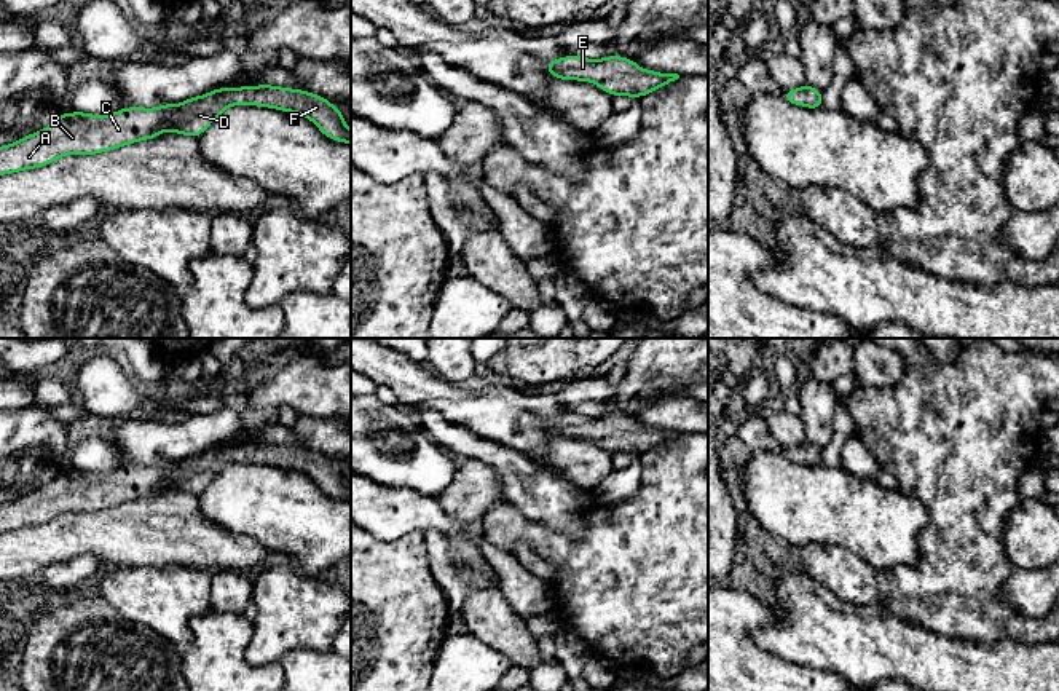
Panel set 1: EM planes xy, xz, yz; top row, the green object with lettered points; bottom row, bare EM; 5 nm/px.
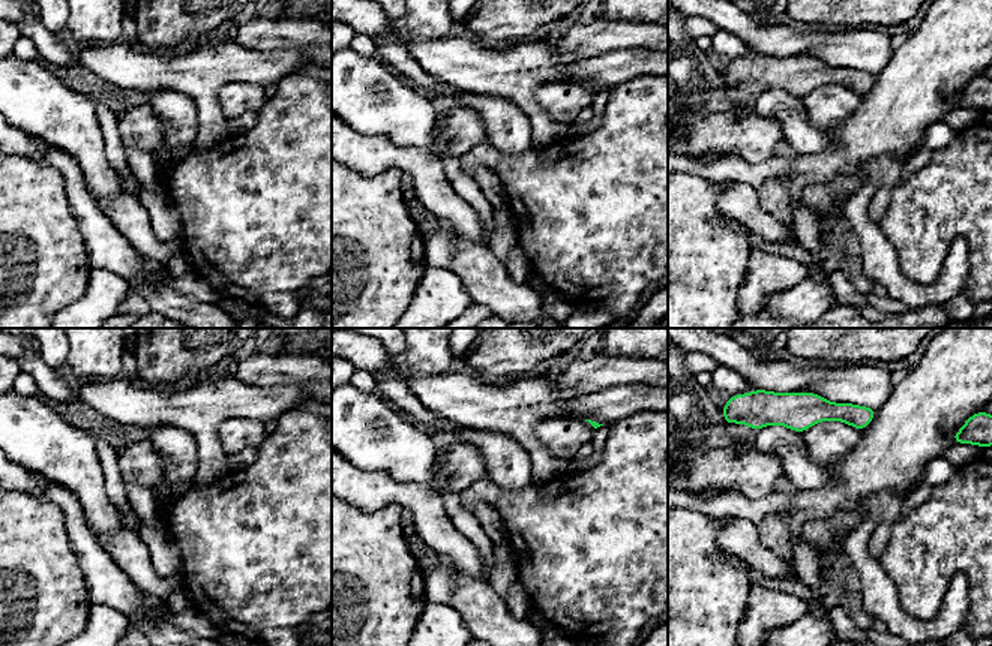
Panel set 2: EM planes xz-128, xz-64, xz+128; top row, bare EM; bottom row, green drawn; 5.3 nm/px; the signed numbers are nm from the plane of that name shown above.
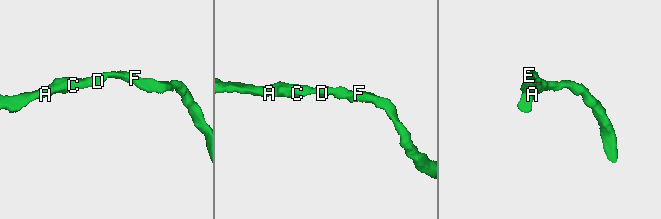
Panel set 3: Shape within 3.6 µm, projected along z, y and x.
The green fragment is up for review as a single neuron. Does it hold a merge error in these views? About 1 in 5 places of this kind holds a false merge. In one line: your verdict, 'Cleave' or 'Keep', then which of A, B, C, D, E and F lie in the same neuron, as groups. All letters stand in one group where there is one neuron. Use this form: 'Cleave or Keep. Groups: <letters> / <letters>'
Keep. Groups: A B C D E F

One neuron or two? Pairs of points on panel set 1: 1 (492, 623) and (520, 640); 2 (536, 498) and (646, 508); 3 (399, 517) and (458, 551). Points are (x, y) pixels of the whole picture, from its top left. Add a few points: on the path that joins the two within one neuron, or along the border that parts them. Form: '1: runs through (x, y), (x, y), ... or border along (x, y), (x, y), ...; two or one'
1: runs through (498, 626), (514, 640); one
2: border along (598, 505), (582, 516), (584, 532), (576, 537); two
3: runs through (417, 517), (439, 519), (453, 533); one

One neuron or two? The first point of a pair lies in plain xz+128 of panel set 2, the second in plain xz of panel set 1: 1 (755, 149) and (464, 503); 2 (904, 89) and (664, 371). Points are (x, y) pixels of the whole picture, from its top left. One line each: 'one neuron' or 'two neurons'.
1: one neuron
2: one neuron

